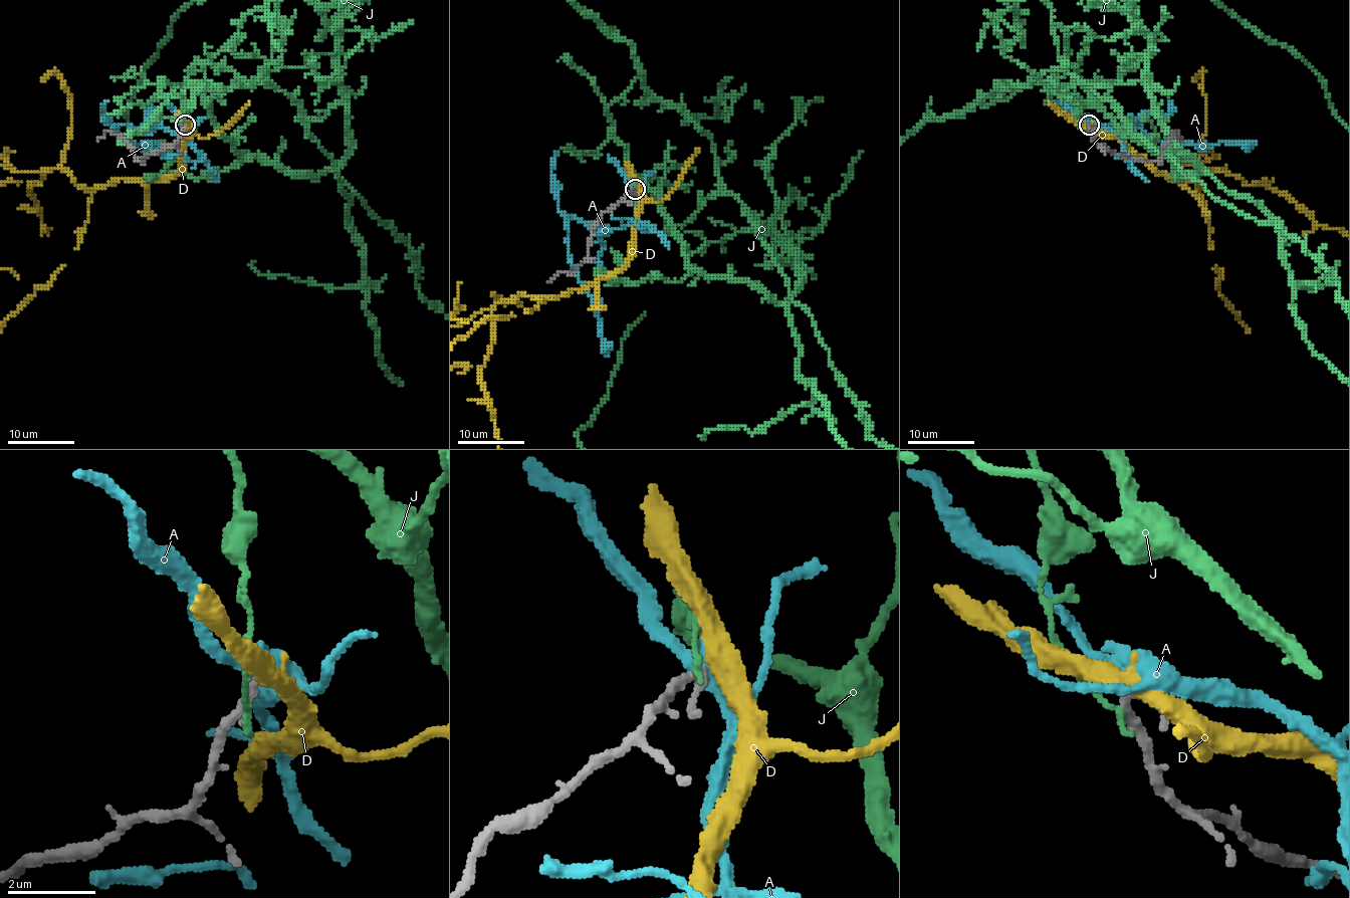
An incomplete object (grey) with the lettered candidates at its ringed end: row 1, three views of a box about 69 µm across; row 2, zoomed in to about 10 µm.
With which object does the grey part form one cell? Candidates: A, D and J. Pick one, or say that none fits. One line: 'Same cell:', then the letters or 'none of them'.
Same cell: none of them

